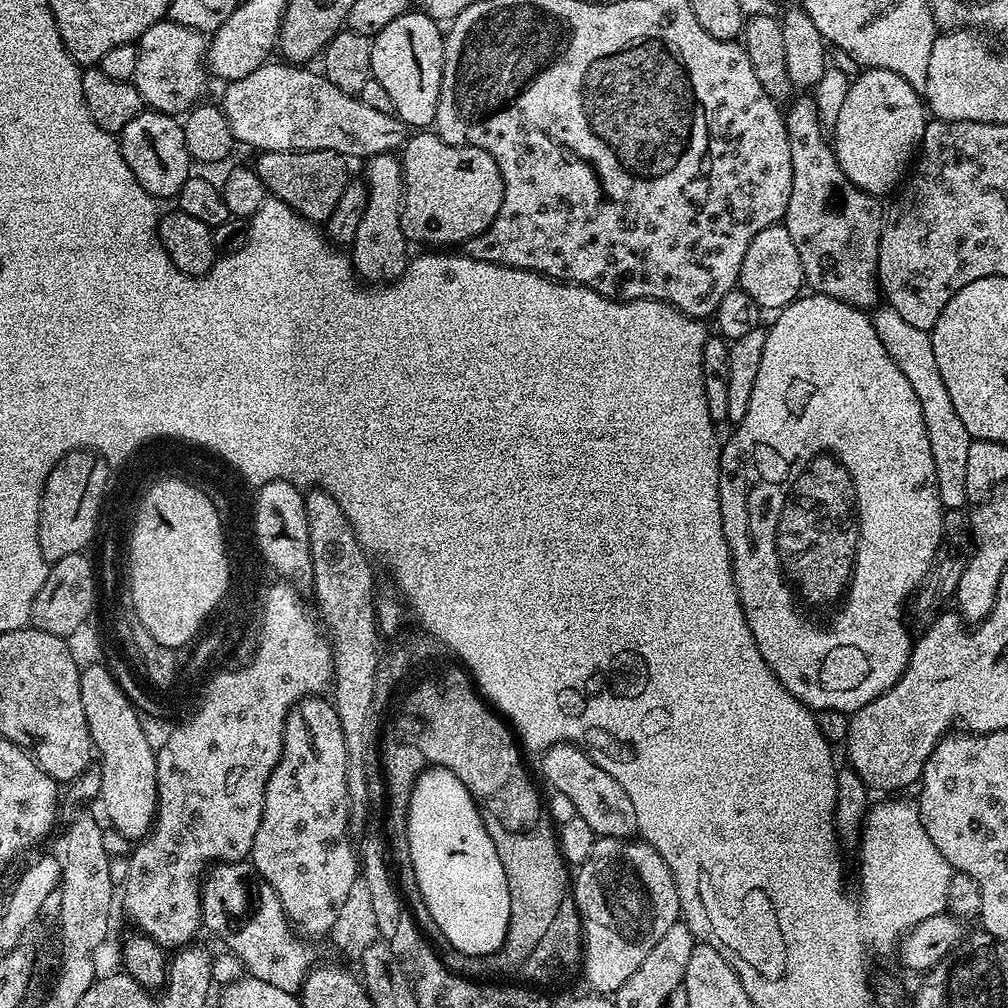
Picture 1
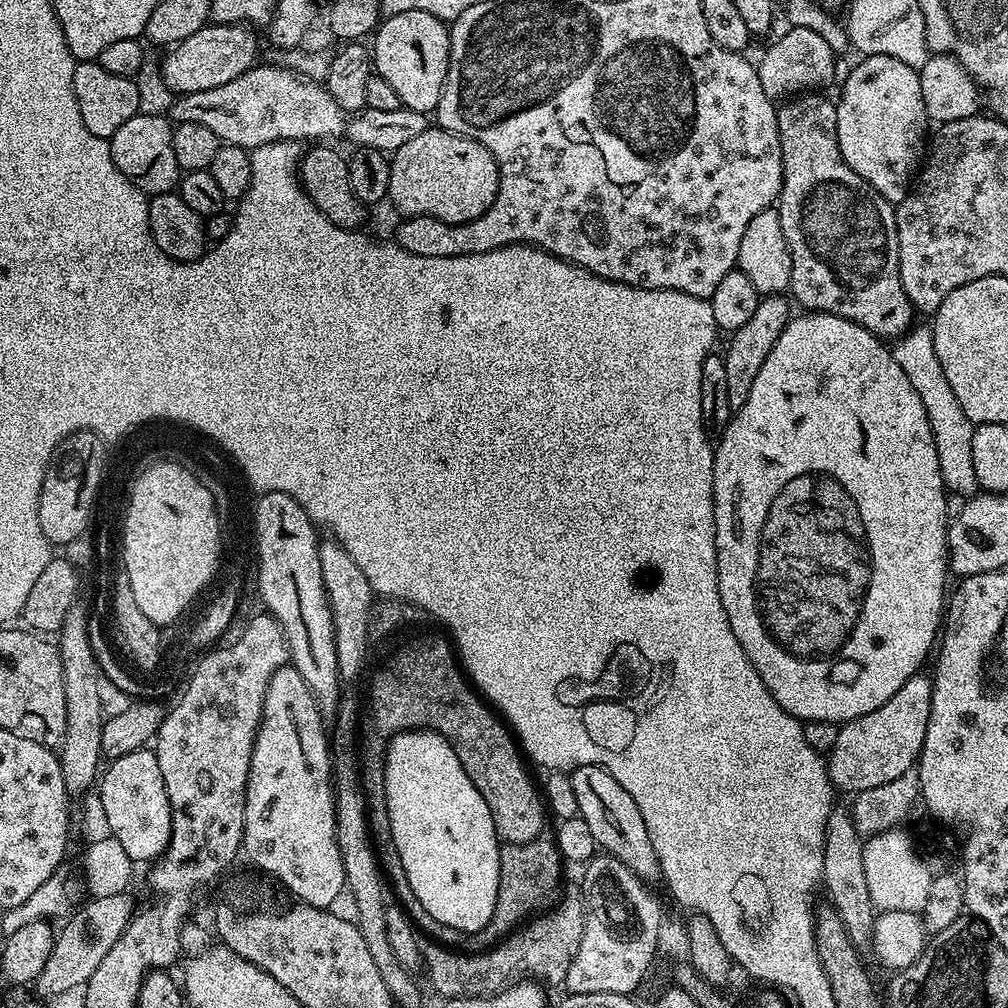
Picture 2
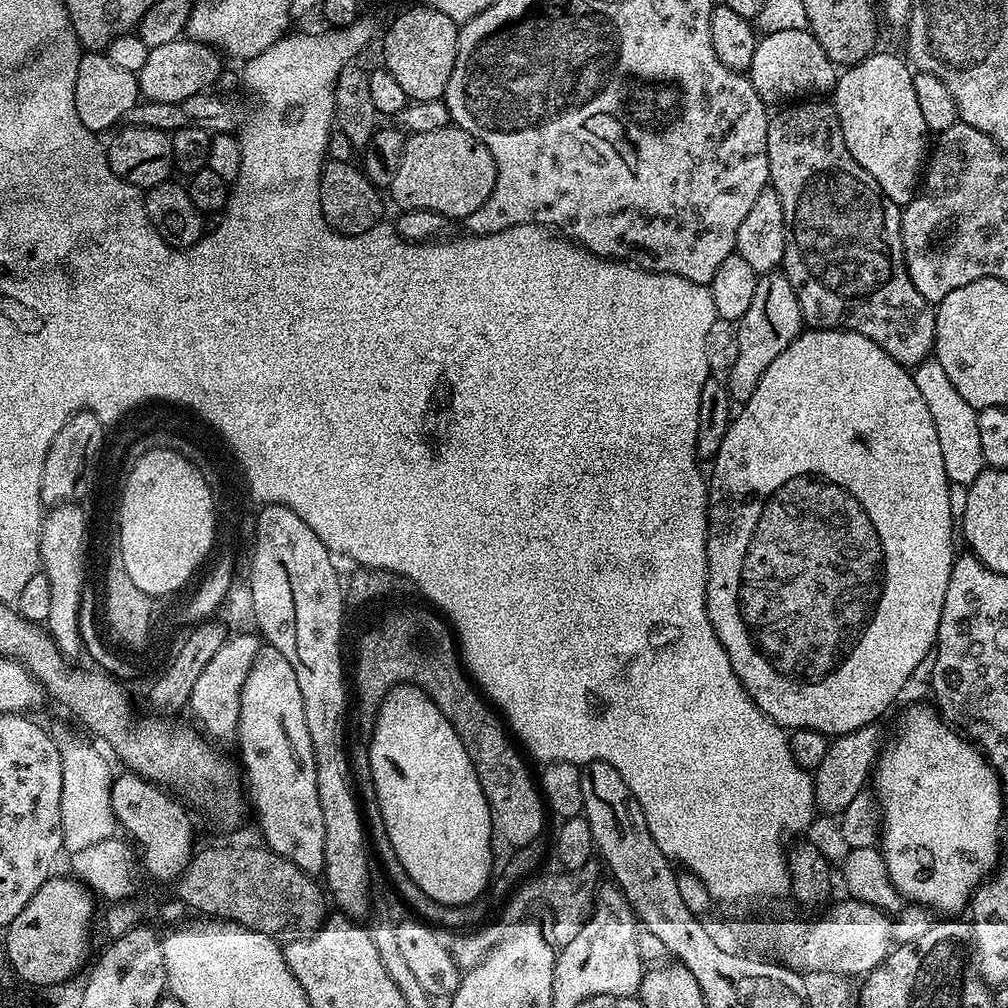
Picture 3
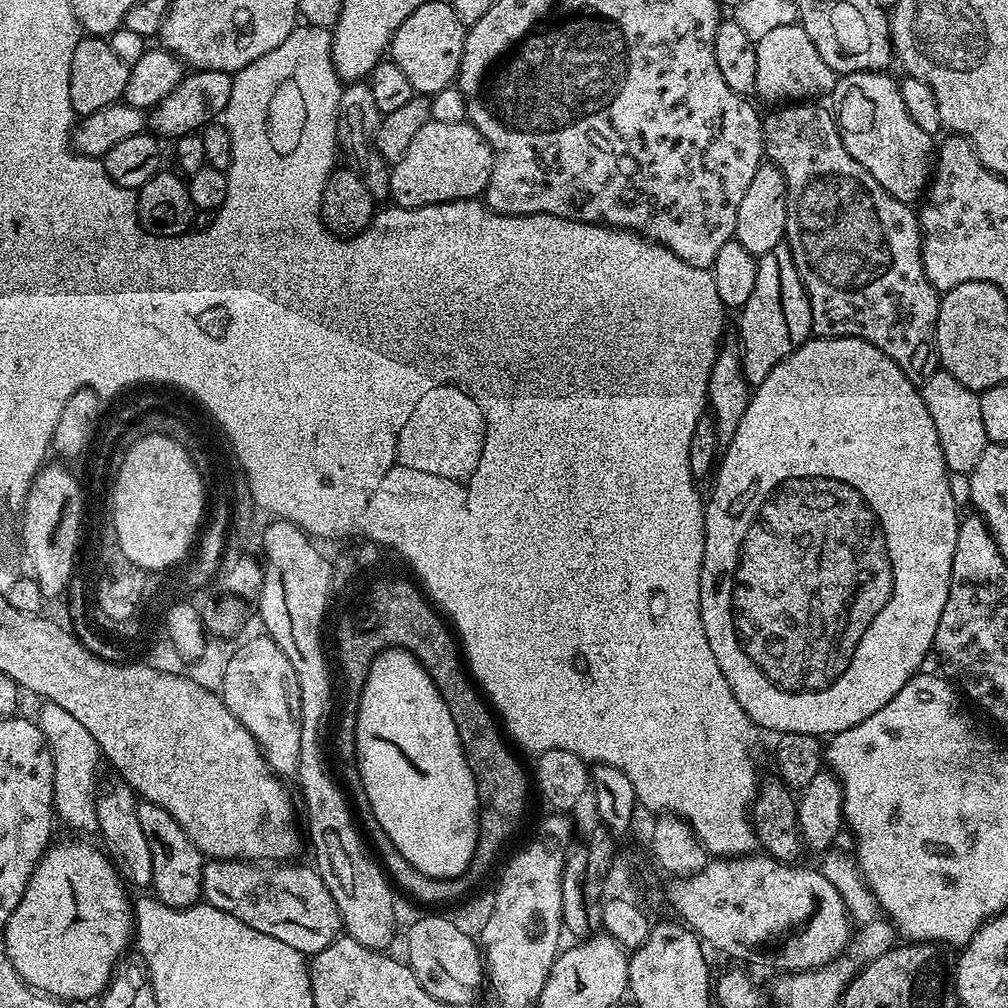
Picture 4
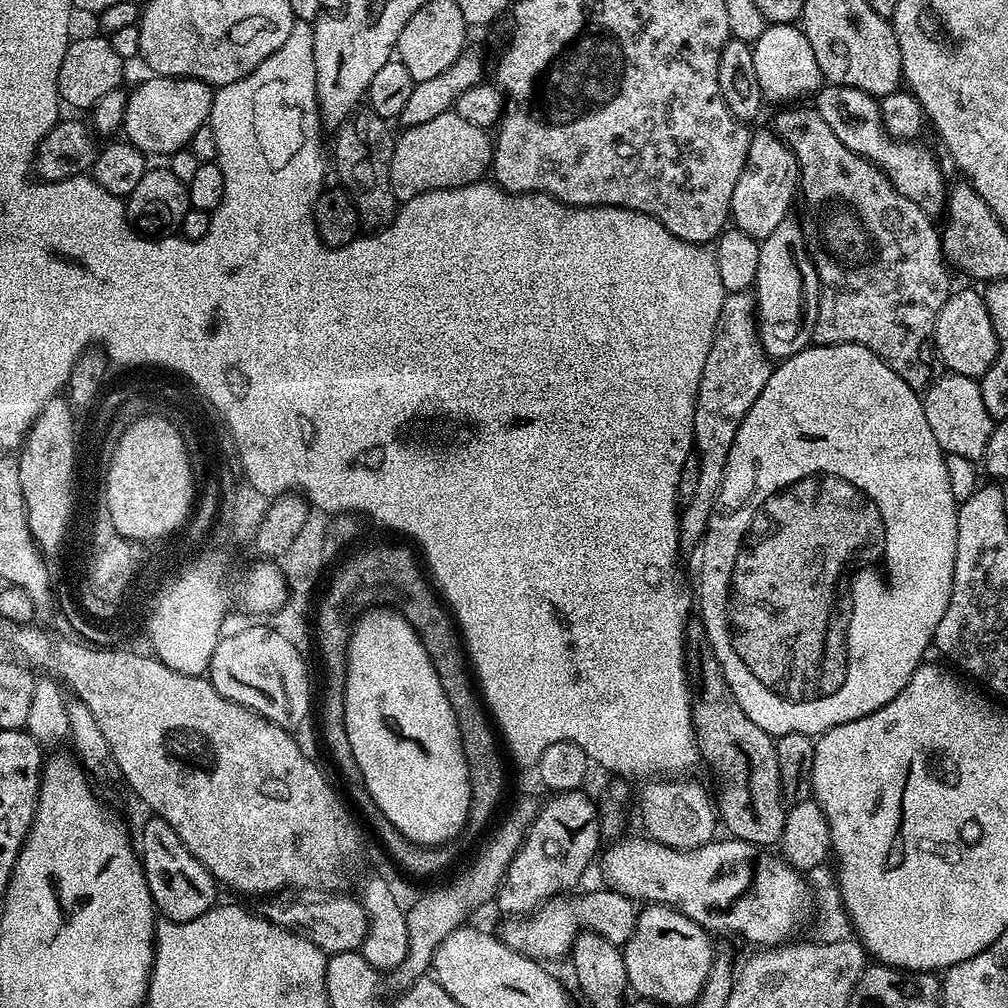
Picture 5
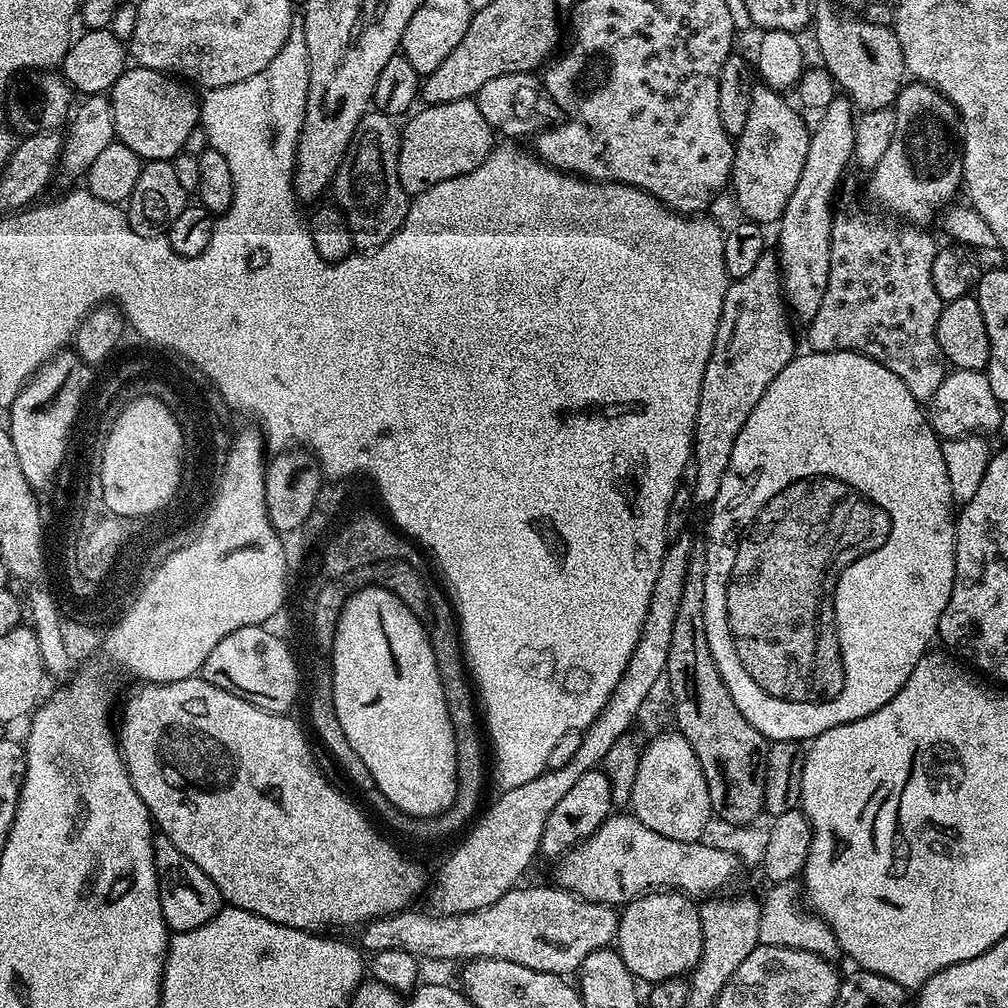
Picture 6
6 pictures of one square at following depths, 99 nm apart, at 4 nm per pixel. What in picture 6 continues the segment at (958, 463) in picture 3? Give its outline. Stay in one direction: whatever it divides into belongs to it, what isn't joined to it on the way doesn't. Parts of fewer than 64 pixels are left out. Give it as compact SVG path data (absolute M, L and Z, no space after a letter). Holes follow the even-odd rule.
M957 368L945 375L934 398L927 401L926 415L937 436L944 440L956 440L959 436L995 433L1000 426L1002 405L998 398L994 398L994 390L990 390L987 371Z

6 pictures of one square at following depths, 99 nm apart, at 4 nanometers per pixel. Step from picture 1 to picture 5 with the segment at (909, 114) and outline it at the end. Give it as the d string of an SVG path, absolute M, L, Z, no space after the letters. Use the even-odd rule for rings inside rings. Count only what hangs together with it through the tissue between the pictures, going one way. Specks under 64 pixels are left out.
M840 84L823 85L814 98L818 109L827 125L838 135L851 152L875 164L888 178L900 194L910 198L933 220L941 217L947 207L947 189L942 170L935 156L915 141L905 141L886 133L880 114L879 101L856 87L843 87Z

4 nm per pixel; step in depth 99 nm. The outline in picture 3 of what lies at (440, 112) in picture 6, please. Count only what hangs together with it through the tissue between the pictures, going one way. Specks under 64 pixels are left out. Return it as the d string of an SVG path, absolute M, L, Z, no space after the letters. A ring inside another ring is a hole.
M449 126L426 134L412 134L405 139L402 162L398 174L394 174L390 193L397 209L430 210L449 221L460 222L490 198L495 181L496 163L490 150L486 150L474 134Z

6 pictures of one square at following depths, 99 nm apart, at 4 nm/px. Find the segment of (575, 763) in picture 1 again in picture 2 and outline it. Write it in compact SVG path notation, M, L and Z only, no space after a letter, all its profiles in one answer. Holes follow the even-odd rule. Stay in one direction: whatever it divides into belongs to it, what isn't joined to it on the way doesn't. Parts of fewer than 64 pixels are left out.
M581 763L580 767L572 769L570 775L574 794L578 797L578 815L586 822L586 826L590 826L597 849L630 866L640 880L659 881L658 854L654 854L654 846L650 846L650 834L646 834L646 822L642 822L638 802L634 802L634 798L630 798L630 794L626 794L626 790L622 790L622 786L618 786L618 782L614 782L614 778L599 763Z

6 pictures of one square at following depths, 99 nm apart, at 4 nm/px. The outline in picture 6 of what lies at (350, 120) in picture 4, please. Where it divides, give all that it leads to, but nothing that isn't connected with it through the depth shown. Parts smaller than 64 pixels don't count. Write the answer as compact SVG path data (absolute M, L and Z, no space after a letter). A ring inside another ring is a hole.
M365 112L336 171L334 200L350 226L353 245L360 250L381 248L408 213L410 197L398 178L401 129L396 124L393 117L382 112Z

